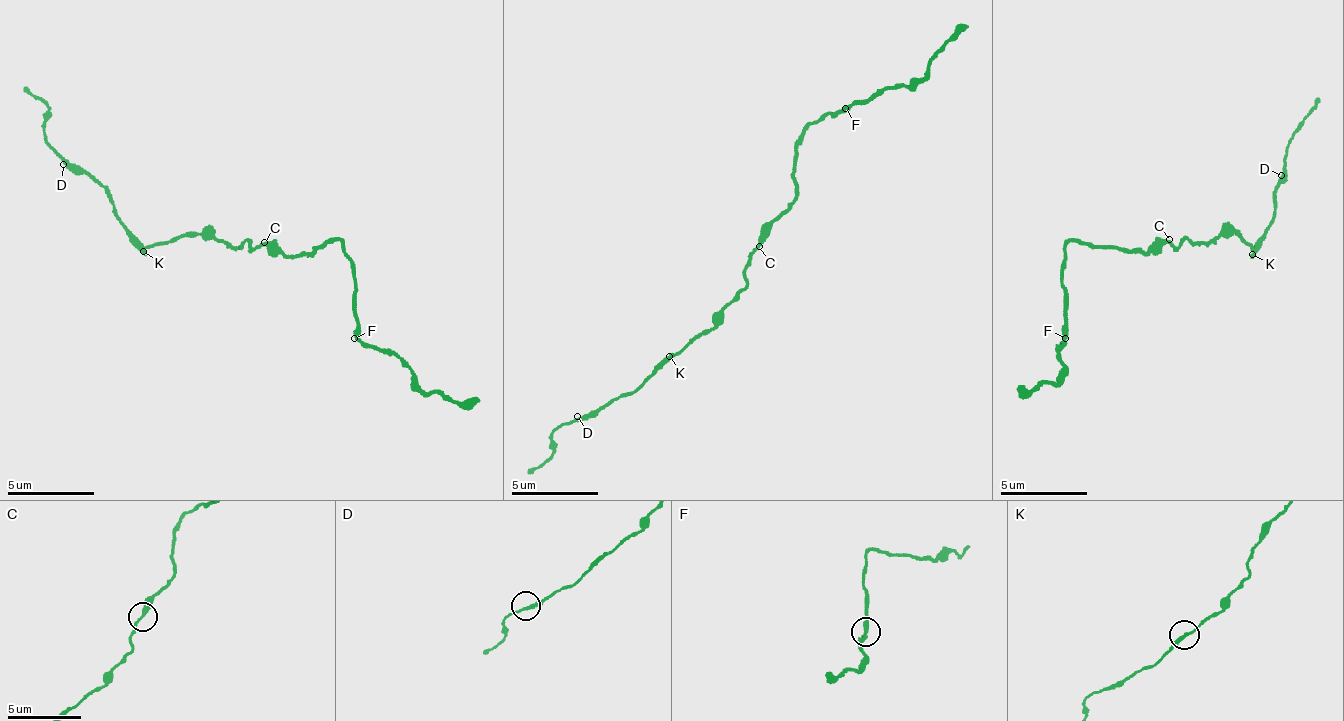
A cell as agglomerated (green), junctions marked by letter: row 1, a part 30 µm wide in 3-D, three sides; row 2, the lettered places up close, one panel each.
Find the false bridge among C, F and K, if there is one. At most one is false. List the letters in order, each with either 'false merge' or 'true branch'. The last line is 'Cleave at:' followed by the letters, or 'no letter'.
C: true branch
F: true branch
K: false merge
Cleave at: K

